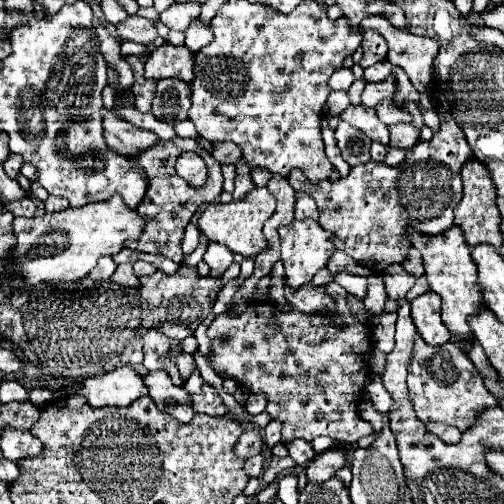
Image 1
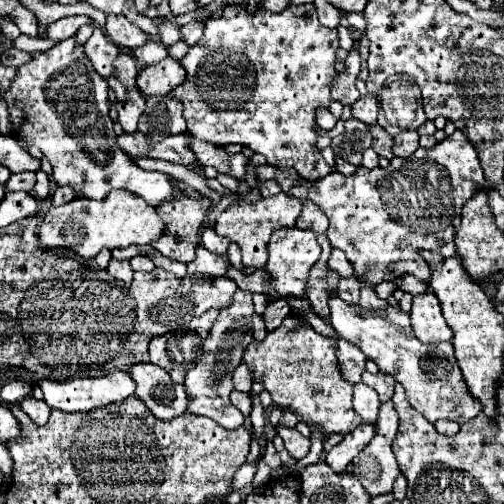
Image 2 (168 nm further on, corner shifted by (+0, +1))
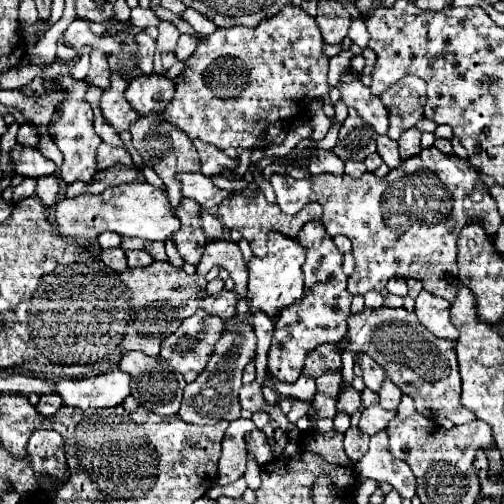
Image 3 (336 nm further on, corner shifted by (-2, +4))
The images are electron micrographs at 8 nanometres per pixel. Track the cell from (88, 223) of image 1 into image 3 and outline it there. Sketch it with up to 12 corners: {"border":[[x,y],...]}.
{"border":[[148,182],[62,198],[62,236],[104,230],[168,240],[180,230],[168,194]]}

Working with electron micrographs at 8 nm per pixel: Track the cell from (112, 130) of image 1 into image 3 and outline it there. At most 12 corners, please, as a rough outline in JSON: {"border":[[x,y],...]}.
{"border":[[194,140],[202,160],[202,174],[222,174],[240,166],[212,144]]}

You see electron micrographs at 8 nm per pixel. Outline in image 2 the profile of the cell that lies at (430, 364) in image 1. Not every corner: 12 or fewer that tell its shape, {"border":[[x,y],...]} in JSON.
{"border":[[330,295],[330,325],[406,389],[430,423],[482,411],[452,343],[402,309]]}

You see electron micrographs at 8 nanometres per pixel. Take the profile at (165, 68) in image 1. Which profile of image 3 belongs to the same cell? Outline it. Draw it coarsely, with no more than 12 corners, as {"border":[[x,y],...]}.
{"border":[[166,76],[132,78],[126,100],[140,114],[164,112],[174,96]]}

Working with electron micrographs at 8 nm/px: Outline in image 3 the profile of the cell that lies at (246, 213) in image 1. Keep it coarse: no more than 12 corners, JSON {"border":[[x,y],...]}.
{"border":[[260,190],[234,192],[218,206],[226,228],[264,256],[268,232],[298,238],[320,220],[320,204],[308,202],[296,216],[268,204]]}

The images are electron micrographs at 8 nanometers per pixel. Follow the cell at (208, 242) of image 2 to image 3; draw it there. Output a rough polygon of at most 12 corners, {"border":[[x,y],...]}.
{"border":[[200,210],[202,228],[210,238],[224,234],[214,214]]}

